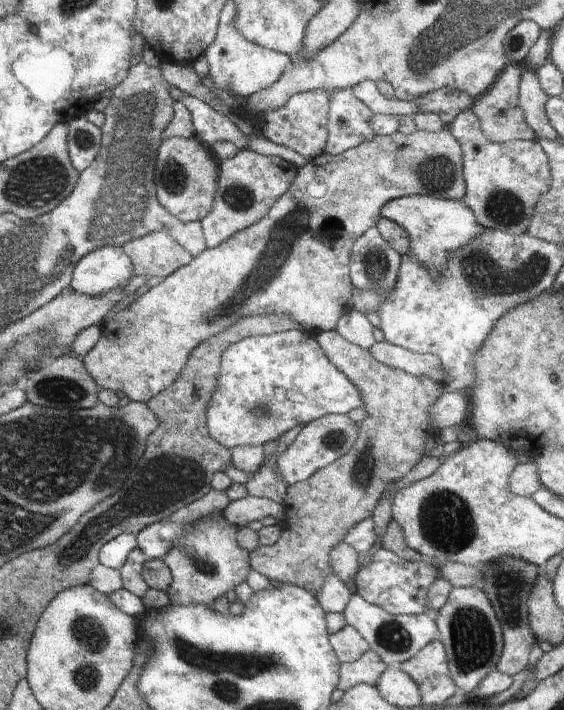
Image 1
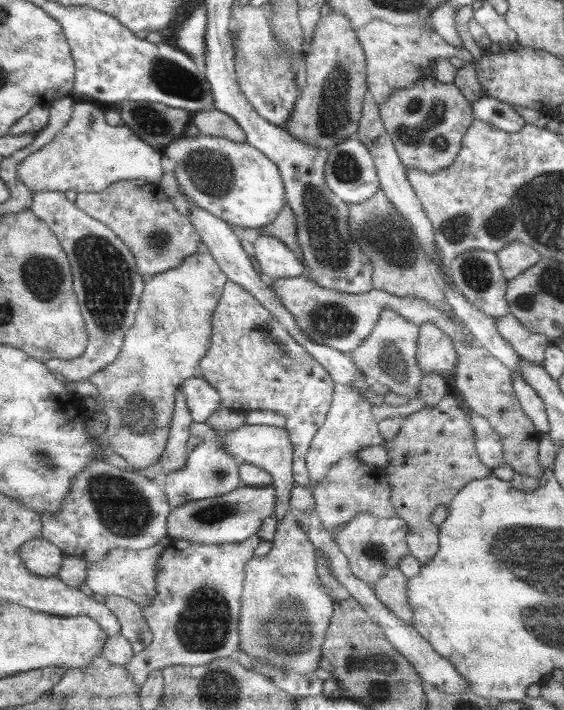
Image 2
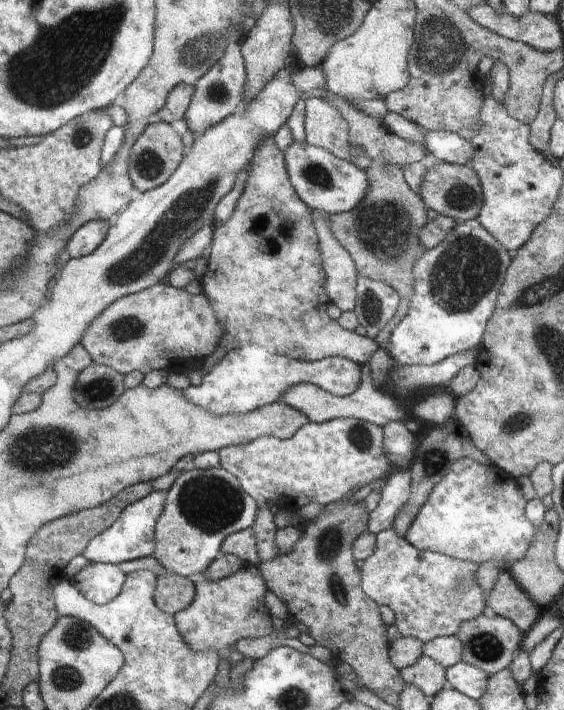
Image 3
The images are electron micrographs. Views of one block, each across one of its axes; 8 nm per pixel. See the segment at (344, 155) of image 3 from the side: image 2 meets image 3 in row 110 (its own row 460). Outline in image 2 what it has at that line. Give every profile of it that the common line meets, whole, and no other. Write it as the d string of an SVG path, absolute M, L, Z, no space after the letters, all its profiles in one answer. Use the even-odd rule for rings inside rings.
M335 383L330 410L324 424L314 435L310 449L305 456L311 489L315 488L319 480L327 475L328 469L342 457L354 455L364 447L382 445L385 442L370 409L371 403L355 386Z

